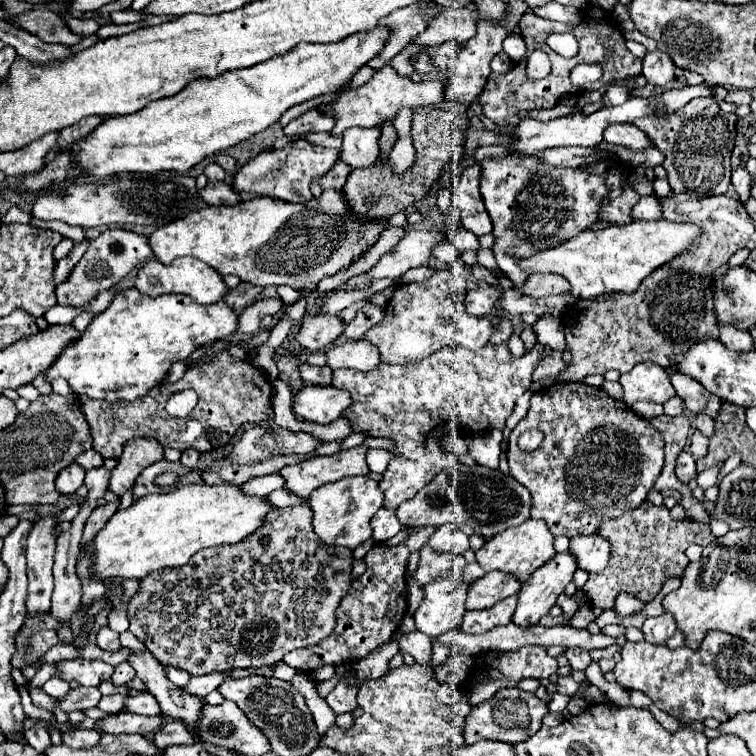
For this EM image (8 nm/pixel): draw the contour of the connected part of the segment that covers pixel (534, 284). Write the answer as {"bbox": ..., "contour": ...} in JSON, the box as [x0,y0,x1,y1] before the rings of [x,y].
{"bbox":[515,274,569,296],"contour":[[[545,274],[545,276],[529,276],[529,280],[523,286],[515,286],[521,294],[527,296],[551,296],[551,294],[563,294],[569,292],[569,282],[561,280],[561,276]]]}

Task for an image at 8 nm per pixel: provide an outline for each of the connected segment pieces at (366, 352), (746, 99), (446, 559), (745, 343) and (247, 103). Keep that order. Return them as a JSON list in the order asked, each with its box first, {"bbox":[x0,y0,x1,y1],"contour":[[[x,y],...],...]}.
[{"bbox":[327,340,379,370],"contour":[[[349,340],[345,344],[333,346],[327,354],[327,366],[331,370],[353,368],[353,370],[373,370],[379,364],[379,352],[367,340]]]},{"bbox":[725,90,751,106],"contour":[[[729,90],[725,102],[735,104],[735,106],[743,106],[743,104],[749,104],[751,102],[751,94],[745,92],[745,90]]]},{"bbox":[411,544,465,586],"contour":[[[425,544],[419,550],[421,558],[419,558],[419,566],[415,570],[415,574],[411,576],[417,584],[425,586],[429,584],[429,580],[437,578],[439,574],[447,572],[453,578],[461,580],[461,572],[465,568],[465,558],[461,554],[453,554],[453,552],[435,552],[429,544]]]},{"bbox":[719,324,753,352],"contour":[[[719,324],[719,340],[729,350],[739,350],[739,352],[751,352],[753,350],[753,338],[749,336],[749,332],[733,328],[731,324]]]},{"bbox":[23,26,389,190],"contour":[[[375,26],[373,30],[351,34],[341,42],[299,44],[285,56],[265,60],[265,64],[257,64],[257,68],[225,72],[225,76],[217,76],[217,80],[193,80],[179,94],[151,102],[135,114],[107,118],[85,142],[57,156],[57,160],[41,172],[23,176],[23,186],[27,190],[41,190],[51,182],[63,182],[83,172],[97,178],[109,178],[119,172],[187,172],[203,158],[223,152],[269,128],[291,106],[323,94],[335,94],[345,84],[349,86],[357,70],[383,50],[389,34],[389,28]]]}]

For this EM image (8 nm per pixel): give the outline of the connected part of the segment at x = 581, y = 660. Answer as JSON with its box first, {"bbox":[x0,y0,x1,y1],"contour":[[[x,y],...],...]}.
{"bbox":[565,648,591,670],"contour":[[[567,648],[567,650],[565,650],[565,656],[567,656],[569,666],[571,666],[573,670],[585,670],[585,668],[589,666],[589,662],[591,662],[589,652],[583,650],[583,648]]]}

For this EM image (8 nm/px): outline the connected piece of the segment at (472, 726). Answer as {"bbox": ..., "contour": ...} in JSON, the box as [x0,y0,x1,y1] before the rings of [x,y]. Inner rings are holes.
{"bbox":[465,688,549,744],"contour":[[[501,688],[501,692],[497,692],[495,698],[487,700],[485,704],[479,704],[467,716],[465,744],[475,744],[479,740],[497,740],[497,742],[507,742],[507,744],[523,742],[541,728],[541,720],[547,712],[549,712],[547,704],[539,700],[535,694],[523,692],[517,688]],[[493,706],[495,706],[495,714],[493,714]]]}

